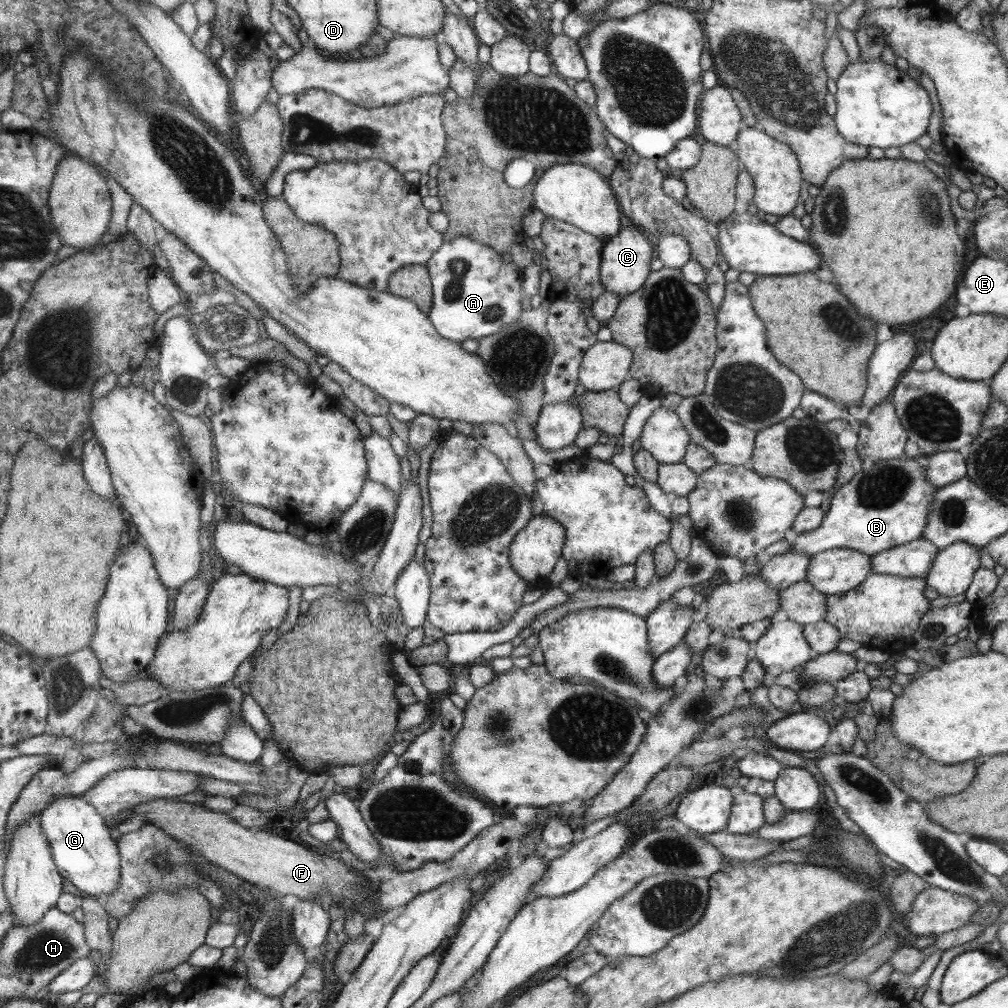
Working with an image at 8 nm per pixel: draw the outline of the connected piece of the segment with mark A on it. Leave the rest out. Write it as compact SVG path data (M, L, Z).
M459 236L444 241L426 263L432 285L432 306L426 312L437 334L451 342L480 339L514 321L520 313L519 272L501 262L497 251L475 239Z

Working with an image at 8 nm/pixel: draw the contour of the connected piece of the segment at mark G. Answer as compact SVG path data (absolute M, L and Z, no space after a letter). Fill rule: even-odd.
M68 795L52 802L41 818L61 875L93 898L113 895L121 883L122 856L100 811L82 796Z

